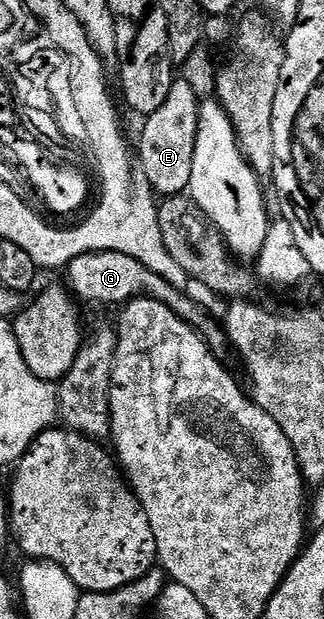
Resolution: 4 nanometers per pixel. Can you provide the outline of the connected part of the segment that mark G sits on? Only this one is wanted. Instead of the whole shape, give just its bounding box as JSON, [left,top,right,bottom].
[66,252,229,358]

